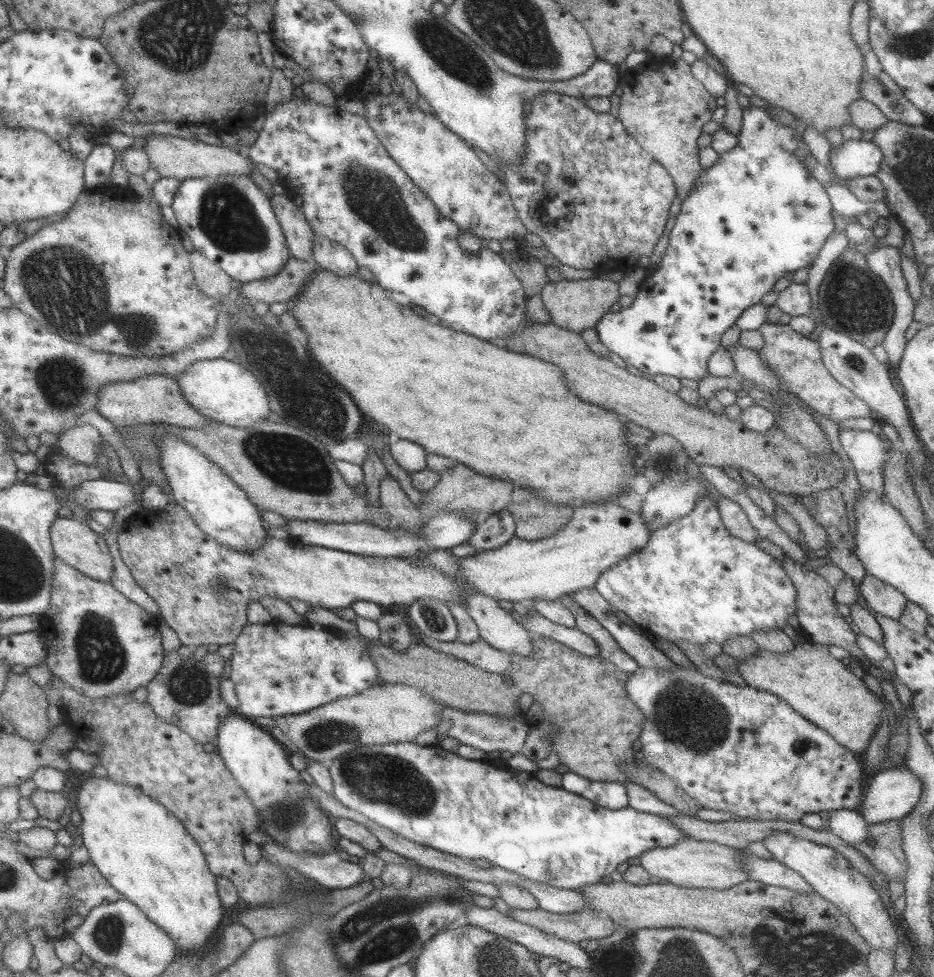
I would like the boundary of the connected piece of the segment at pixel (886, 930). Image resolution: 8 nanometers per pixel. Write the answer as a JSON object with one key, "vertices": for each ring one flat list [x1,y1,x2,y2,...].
{"vertices":[[782,832,767,836,762,842,773,860,792,871,797,871,816,894,843,912,872,950,887,950,893,956,899,936,895,931,896,924,891,910,885,909,879,894,871,887,869,879,855,870,842,854,833,848]]}

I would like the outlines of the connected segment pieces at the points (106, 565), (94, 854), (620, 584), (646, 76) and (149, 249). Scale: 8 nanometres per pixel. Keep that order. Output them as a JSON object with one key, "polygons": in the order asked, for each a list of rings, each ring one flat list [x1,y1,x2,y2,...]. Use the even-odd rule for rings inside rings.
{"polygons":[[[56,517,49,528,50,543,55,559,71,565,85,576,93,580,109,582,113,574,113,564,111,555,107,549,107,544,103,537,87,527,86,523,79,522,72,517]],[[88,776,80,784,75,803,81,816,82,845,101,876,123,899,129,900,153,924,171,937,178,952,201,950,211,936,217,934,224,906,217,896,215,875,209,872,205,857,193,837,185,831,181,822,167,808,145,796,139,788,127,784,115,784,106,777]],[[699,496,695,506,691,508,691,512,687,512,685,516,671,521,667,527,650,532,647,544,643,544,643,548,631,552,631,556,619,560,617,564,611,564,611,568,607,568,599,574,597,580,595,580,594,588,599,596,603,596,614,609,624,612,645,634,649,634,648,637,652,637,652,639,655,637,665,638,665,640,673,643,677,640,686,640,691,644,704,645,706,642,715,642,715,644,721,645,725,643,725,640,729,640,731,636,750,637,751,632,757,632,757,630,765,630,765,632,775,630,775,628,782,630,783,626,787,624,787,618,795,613,795,587,793,587,793,583,781,567,781,563,760,550,754,542,749,543,731,536,731,533,727,531,722,523,717,507,707,496]],[[649,56,636,67,622,67,620,76,618,86,622,93,616,117,635,142,669,173,677,199,687,199,691,184,695,184,702,170,695,140,701,136,701,126,711,120,716,97,703,88,685,61,671,56]],[[103,183,80,193,65,218,51,219,39,228,35,234,26,237,20,244,11,247,9,256,5,259,6,264,1,288,11,298,13,307,18,308,23,314,27,314,29,318,35,320,48,332,57,333,63,340,81,344,94,352,105,352,119,356,135,358,143,356,167,356,187,346,209,339,214,332,213,330,215,330,215,320,217,320,220,301,205,296,197,288,192,271,189,268,190,255,181,246,178,230,173,228,173,226,169,226,163,220,160,205,152,196,147,202,142,202,130,188]]]}

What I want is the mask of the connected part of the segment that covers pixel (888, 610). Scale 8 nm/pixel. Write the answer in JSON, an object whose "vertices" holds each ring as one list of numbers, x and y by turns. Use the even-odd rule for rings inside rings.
{"vertices":[[866,574,857,588,860,602,871,613,879,613,887,618,897,620,908,601,901,591,871,575]]}

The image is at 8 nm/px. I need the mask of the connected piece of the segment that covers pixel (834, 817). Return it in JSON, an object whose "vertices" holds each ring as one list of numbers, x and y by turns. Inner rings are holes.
{"vertices":[[837,809,828,811,827,830,842,841,854,846,867,839,866,826,857,810]]}

